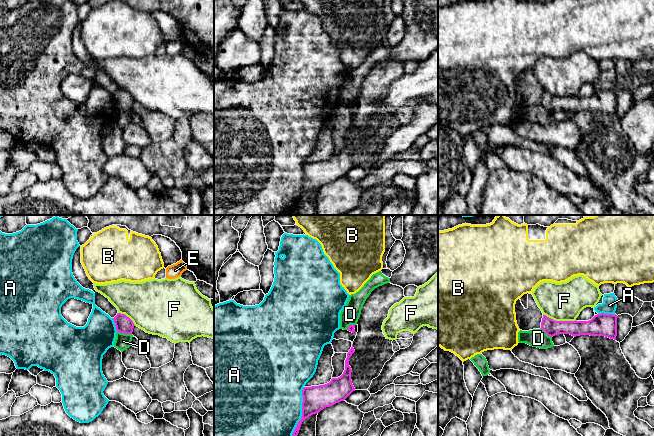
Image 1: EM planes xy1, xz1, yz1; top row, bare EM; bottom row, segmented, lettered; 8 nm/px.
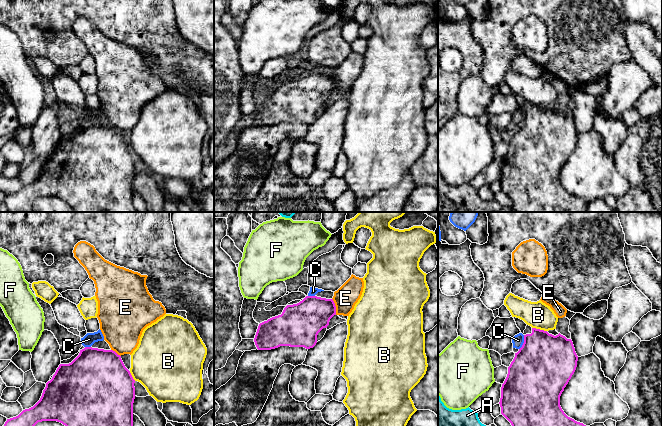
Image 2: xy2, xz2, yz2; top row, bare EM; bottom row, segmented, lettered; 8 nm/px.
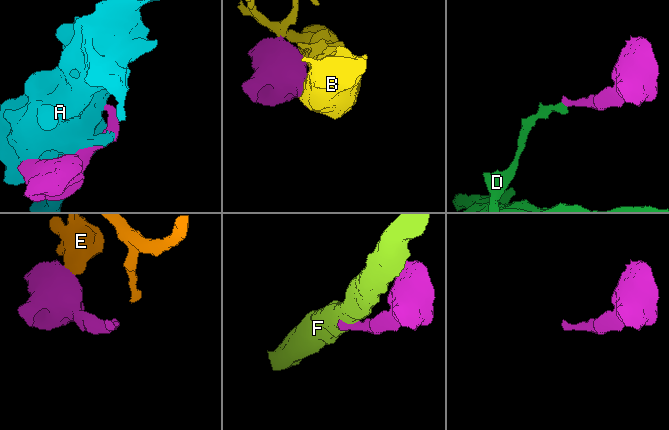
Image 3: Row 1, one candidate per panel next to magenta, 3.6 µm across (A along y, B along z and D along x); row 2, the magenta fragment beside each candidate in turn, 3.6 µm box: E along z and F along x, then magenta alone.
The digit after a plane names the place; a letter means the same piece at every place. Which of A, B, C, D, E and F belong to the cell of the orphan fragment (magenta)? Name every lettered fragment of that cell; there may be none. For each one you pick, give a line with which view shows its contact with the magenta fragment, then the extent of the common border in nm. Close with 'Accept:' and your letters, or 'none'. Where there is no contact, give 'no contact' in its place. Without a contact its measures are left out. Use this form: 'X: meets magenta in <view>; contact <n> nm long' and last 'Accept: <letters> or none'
Accept: none

